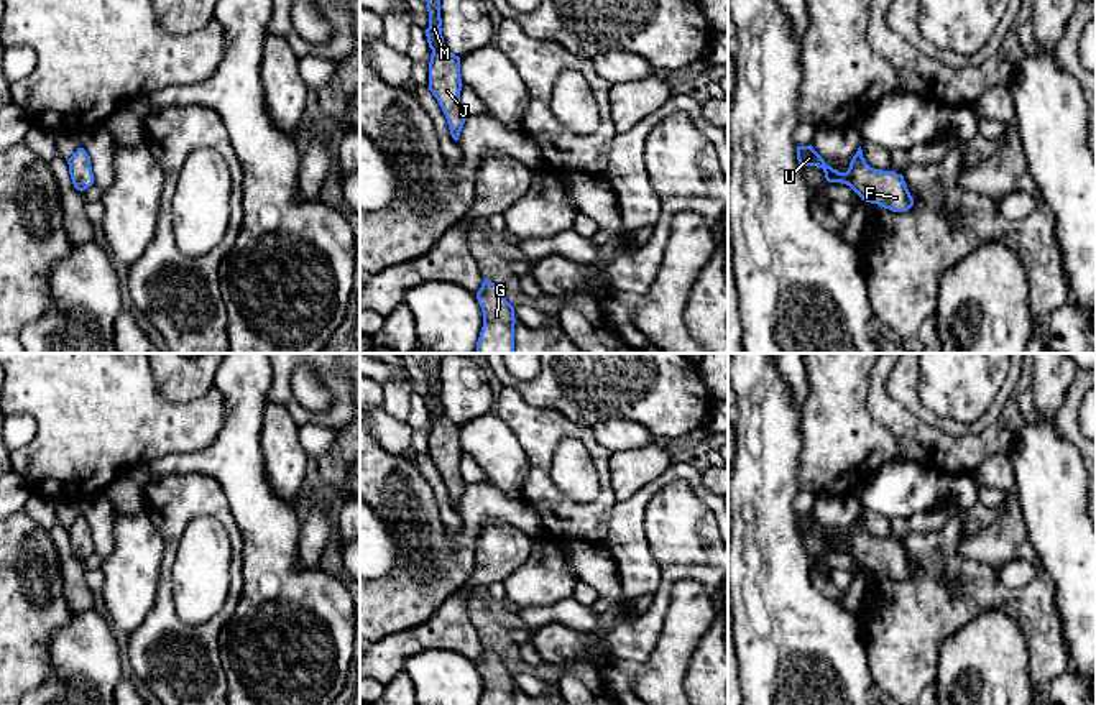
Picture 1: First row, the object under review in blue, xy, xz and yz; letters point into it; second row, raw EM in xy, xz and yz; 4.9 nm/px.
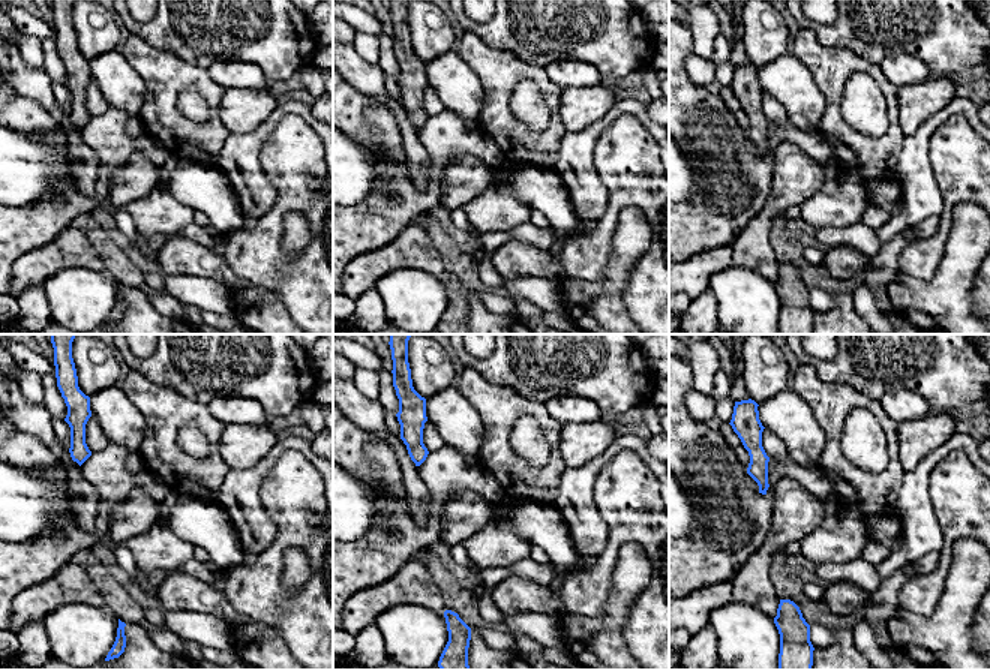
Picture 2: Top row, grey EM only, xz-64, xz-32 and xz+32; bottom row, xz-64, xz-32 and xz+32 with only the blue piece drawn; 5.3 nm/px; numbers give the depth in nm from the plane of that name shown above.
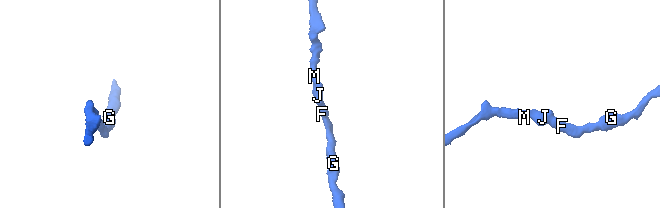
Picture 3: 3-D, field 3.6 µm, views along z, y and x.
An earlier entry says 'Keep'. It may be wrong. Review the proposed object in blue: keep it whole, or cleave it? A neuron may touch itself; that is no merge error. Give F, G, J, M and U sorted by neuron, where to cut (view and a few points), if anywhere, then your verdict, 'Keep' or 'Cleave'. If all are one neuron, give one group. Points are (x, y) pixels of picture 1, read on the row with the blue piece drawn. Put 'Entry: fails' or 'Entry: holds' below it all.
Groups: F G J M U. No split. Keep
Entry: holds

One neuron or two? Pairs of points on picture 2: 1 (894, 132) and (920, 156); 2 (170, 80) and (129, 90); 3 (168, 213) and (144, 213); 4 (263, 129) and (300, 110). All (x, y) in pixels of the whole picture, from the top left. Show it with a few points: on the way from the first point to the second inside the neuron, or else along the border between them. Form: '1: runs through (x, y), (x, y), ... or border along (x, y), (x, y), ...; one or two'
1: border along (905, 135), (900, 144), (896, 174); two
2: border along (125, 56), (146, 87), (146, 101), (140, 116); two
3: runs through (162, 213), (150, 213); one
4: runs through (272, 122), (284, 110), (291, 110); one

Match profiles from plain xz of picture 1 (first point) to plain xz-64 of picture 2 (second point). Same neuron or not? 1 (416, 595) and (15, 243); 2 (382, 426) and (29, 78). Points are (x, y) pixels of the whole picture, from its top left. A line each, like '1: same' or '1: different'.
1: same
2: same

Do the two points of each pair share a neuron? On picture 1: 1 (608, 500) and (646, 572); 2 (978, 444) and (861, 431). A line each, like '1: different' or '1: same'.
1: different
2: different

